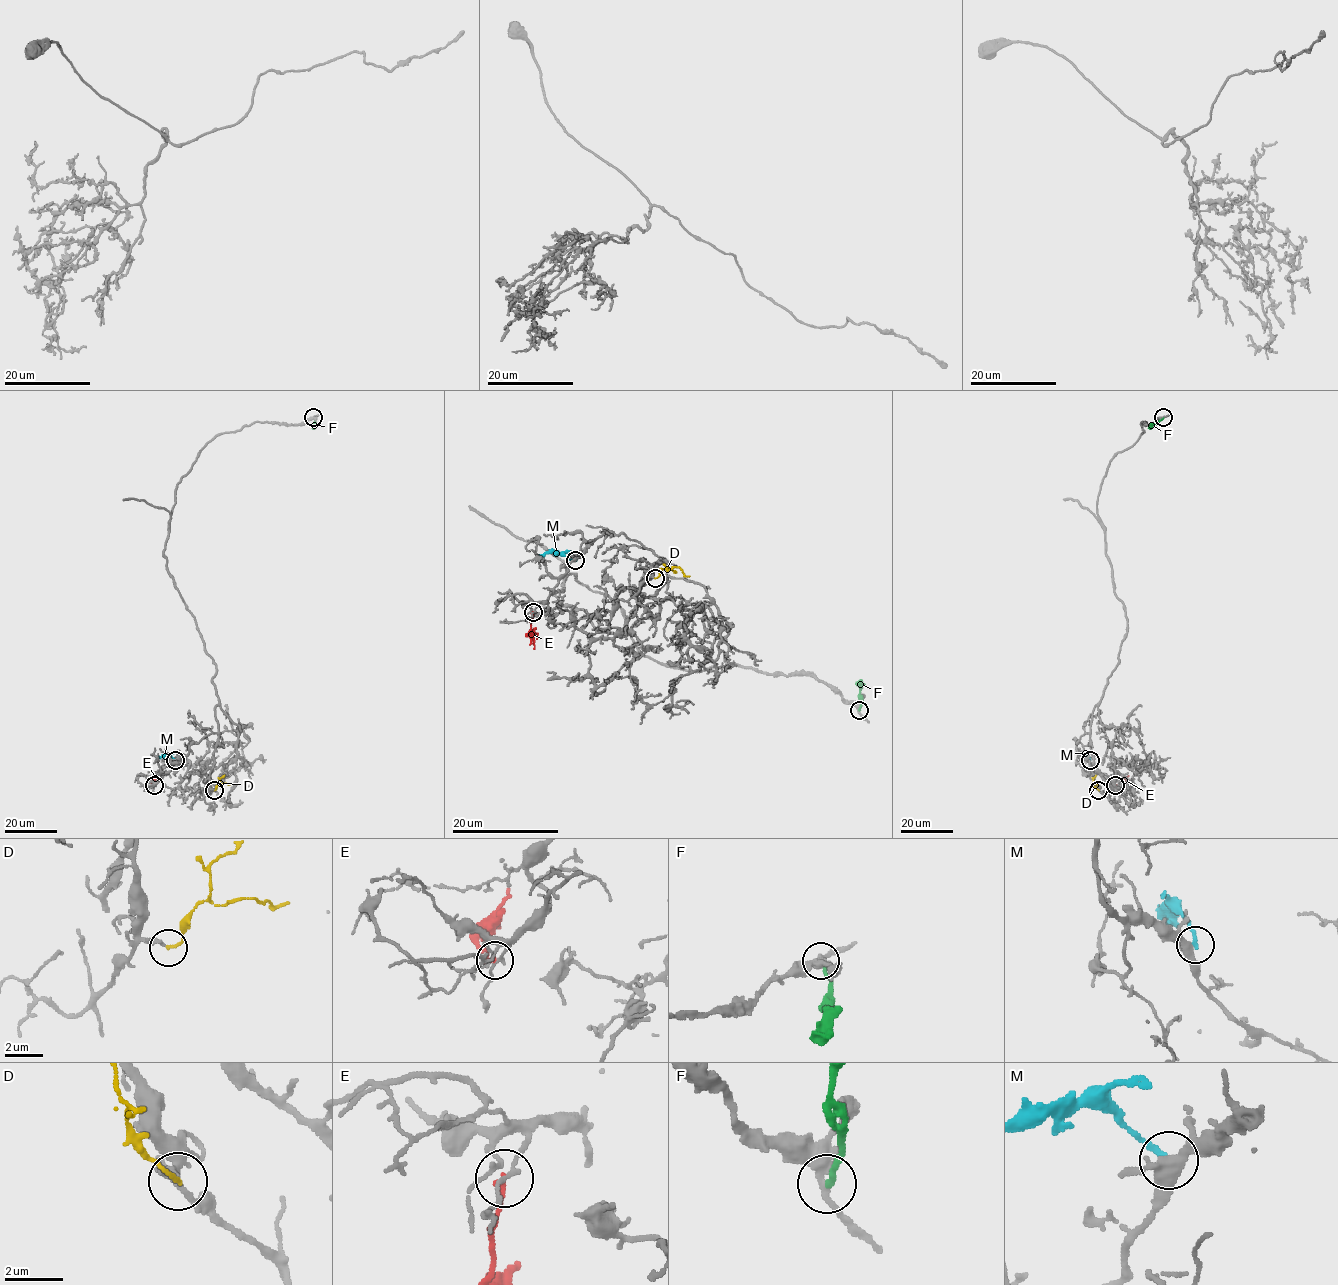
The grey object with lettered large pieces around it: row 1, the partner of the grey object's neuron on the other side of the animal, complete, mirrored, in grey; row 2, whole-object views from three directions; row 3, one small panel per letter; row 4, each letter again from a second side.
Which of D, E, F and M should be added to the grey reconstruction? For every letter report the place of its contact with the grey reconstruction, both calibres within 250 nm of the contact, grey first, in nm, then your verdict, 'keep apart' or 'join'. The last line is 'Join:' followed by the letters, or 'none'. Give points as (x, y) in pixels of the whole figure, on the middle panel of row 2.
D: contact (655, 578); calibres 140 and 100 nm; join
E: contact (533, 612); calibres 140 and 200 nm; keep apart
F: contact (859, 710); calibres 300 and 190 nm; keep apart
M: contact (575, 560); calibres 380 and 220 nm; keep apart
Join: D

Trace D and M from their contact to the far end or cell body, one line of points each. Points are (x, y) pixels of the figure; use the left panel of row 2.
D: (214, 790), (218, 784), (231, 783)
M: (175, 760), (168, 755), (156, 759)

